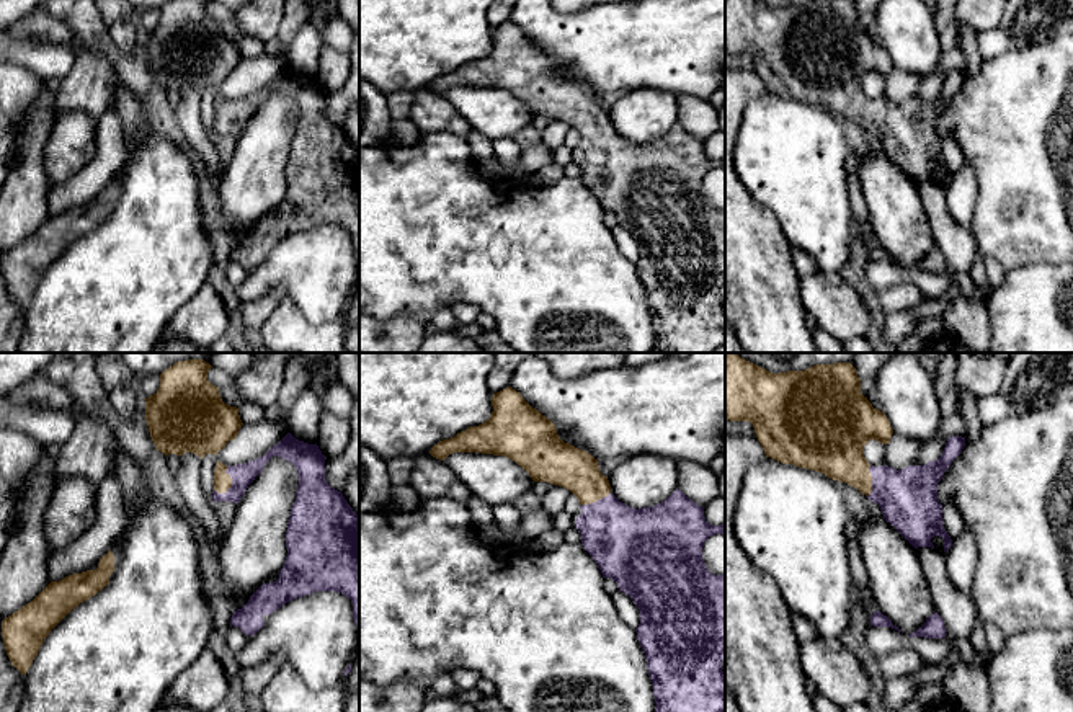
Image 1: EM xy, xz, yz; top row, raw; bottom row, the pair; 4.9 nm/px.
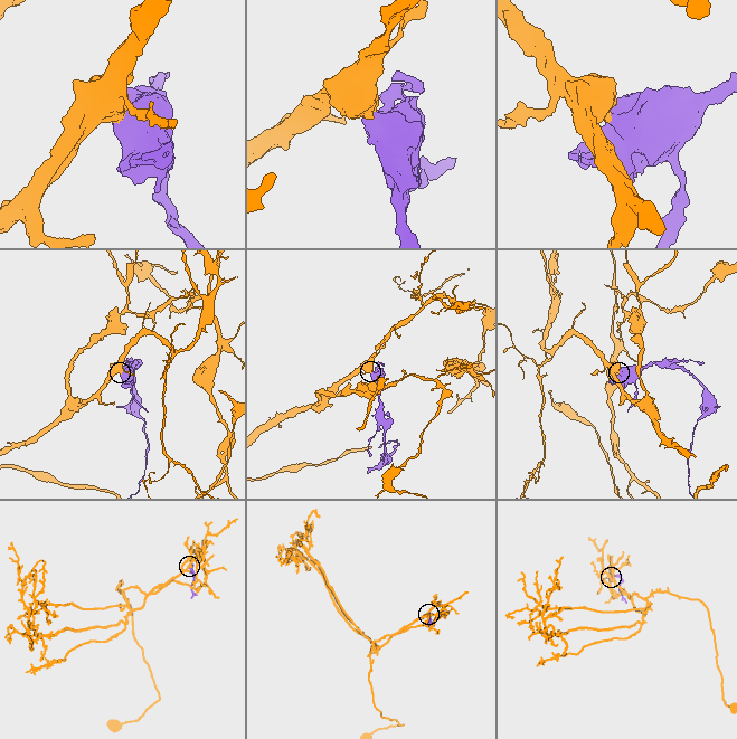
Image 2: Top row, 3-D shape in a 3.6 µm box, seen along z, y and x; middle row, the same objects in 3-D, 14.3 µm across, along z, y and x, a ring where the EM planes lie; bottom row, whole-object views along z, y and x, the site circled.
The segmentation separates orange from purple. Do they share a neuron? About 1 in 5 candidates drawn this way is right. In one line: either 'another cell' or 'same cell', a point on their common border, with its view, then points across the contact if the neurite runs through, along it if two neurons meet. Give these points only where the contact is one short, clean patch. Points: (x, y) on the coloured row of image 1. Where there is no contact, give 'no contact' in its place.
same cell; meets orange in xy at (231, 484); runs through xy (222, 482), (231, 484), (242, 476)

